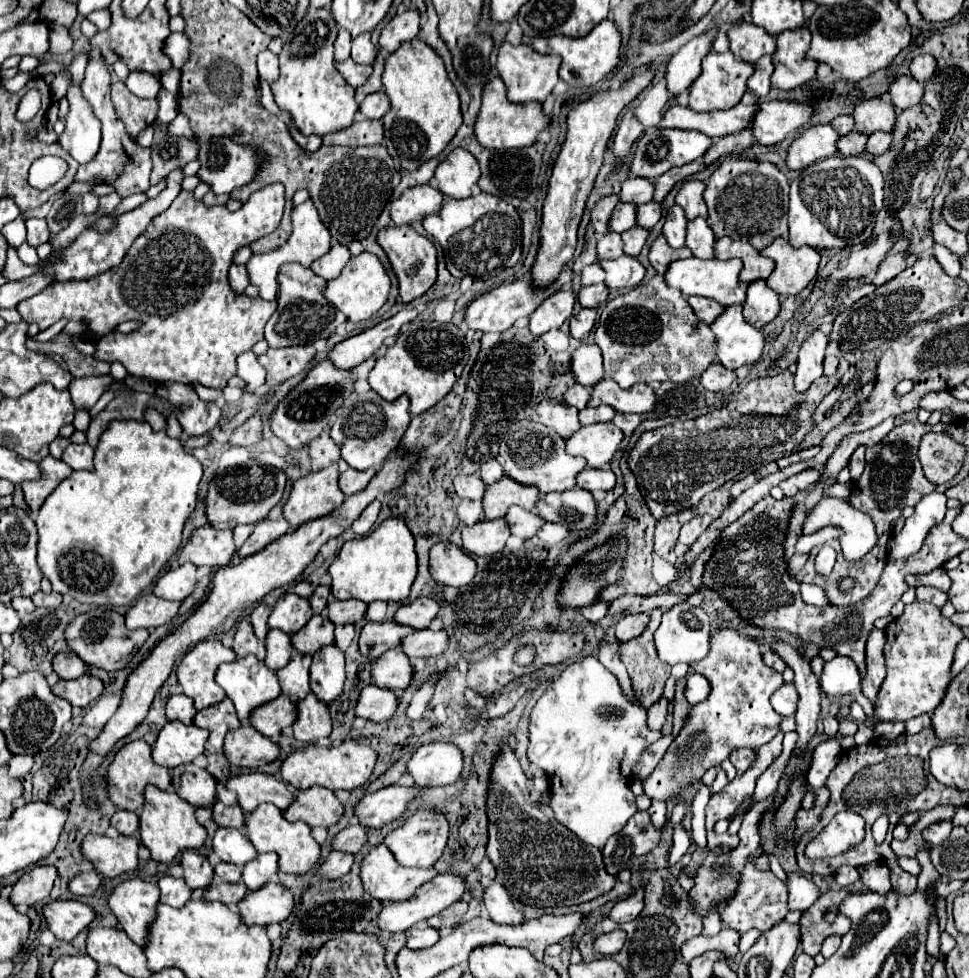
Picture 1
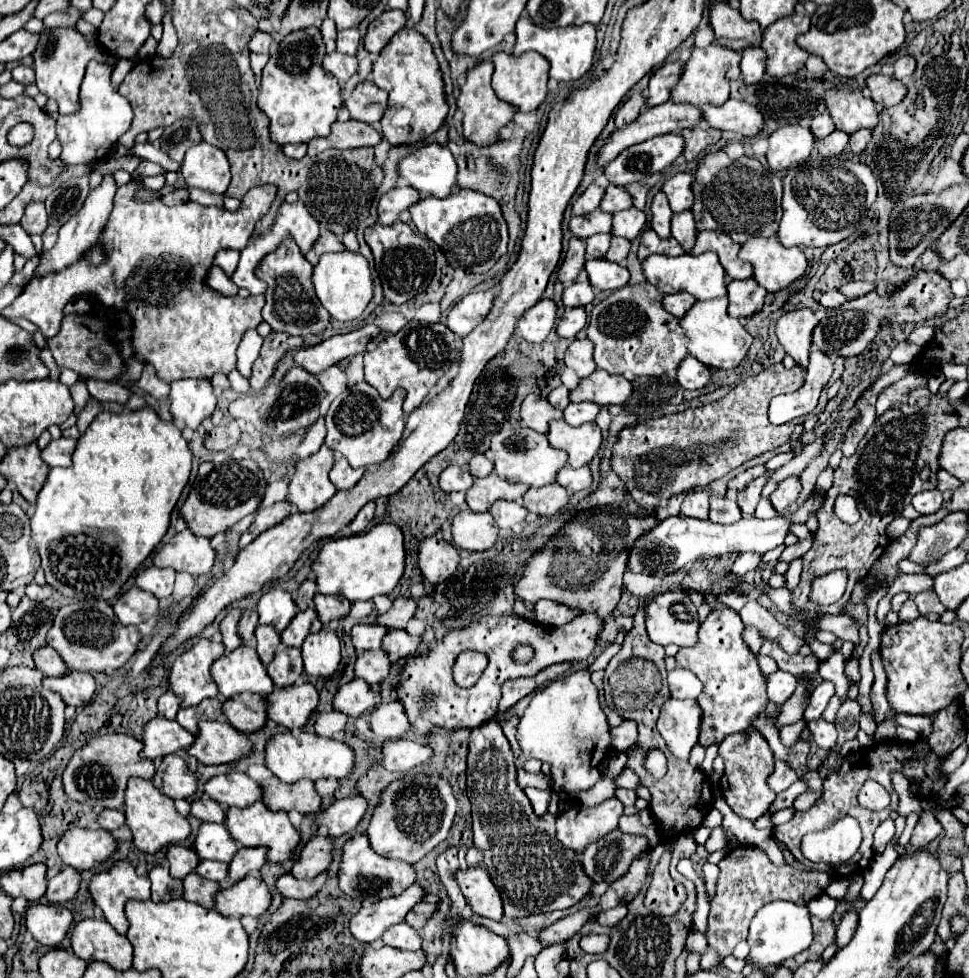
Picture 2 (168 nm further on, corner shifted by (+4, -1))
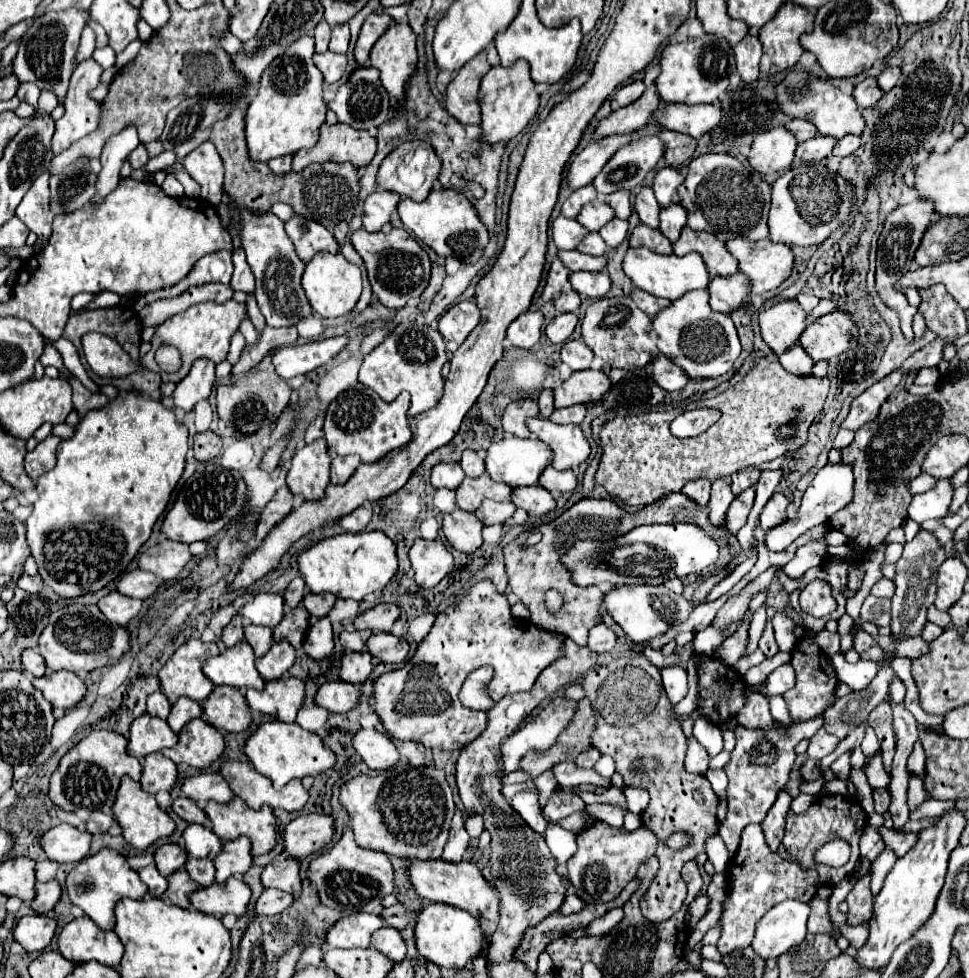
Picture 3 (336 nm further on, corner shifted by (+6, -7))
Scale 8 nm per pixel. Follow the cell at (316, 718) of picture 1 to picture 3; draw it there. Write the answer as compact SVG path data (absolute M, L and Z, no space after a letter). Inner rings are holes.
M286 674L282 680L266 682L266 688L262 692L258 690L246 690L246 702L252 710L258 710L262 714L268 714L280 722L292 724L296 720L298 710L304 702L304 682Z

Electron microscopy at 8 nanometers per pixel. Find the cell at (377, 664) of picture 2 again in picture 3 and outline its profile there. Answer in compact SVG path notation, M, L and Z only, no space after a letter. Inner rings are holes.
M350 652L350 654L344 654L342 660L340 660L340 678L344 682L350 682L350 684L364 684L372 670L374 670L374 660L370 656L370 652Z

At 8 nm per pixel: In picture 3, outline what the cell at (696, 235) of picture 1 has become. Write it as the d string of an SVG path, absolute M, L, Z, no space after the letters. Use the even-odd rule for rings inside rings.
M672 204L660 212L660 230L670 240L676 242L682 228L686 226L686 210L680 204Z

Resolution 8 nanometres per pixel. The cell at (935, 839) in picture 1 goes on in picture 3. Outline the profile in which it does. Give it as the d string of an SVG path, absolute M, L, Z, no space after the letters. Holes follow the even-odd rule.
M884 826L882 827L882 838L886 846L896 852L896 856L904 856L918 842L918 834L914 832L894 832Z

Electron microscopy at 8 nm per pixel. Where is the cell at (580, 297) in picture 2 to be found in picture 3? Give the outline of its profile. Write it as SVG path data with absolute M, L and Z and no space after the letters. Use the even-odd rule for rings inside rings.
M566 288L558 298L554 298L554 308L558 314L562 312L578 312L580 308L580 296L572 288Z

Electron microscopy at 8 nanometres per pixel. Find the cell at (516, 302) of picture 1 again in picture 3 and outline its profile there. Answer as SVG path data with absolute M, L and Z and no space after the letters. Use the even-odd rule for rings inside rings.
M474 300L458 302L450 310L446 310L440 318L440 334L446 340L454 340L456 344L462 344L466 336L478 326L480 312Z

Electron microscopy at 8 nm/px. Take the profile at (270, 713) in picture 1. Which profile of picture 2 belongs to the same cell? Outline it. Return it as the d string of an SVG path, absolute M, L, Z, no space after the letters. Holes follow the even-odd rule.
M234 694L224 700L222 712L226 720L240 732L256 732L266 722L266 702L260 694Z

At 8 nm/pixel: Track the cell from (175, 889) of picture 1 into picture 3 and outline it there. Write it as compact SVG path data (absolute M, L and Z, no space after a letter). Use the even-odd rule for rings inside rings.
M150 864L150 866L146 866L146 868L140 868L138 874L140 874L140 878L146 882L146 886L150 888L150 894L152 894L154 898L160 898L160 896L166 892L168 880L160 876L160 872L158 872L158 868L156 868L154 864Z

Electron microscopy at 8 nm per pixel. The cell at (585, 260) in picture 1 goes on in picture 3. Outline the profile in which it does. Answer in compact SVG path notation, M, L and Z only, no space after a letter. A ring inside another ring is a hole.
M554 258L554 260L552 260L552 266L550 266L550 272L548 272L546 288L544 288L544 292L542 292L542 300L546 302L546 300L556 298L556 296L562 292L564 284L568 282L568 276L570 276L570 270L562 264L562 260Z

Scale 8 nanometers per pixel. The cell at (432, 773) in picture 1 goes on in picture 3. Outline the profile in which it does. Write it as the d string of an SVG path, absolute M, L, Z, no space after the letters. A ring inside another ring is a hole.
M358 730L354 734L354 748L362 760L376 772L396 766L400 752L392 738L380 734L378 730Z

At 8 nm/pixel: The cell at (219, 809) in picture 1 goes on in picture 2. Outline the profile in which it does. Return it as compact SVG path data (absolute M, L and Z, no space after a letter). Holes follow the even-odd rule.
M208 796L192 800L190 808L190 814L202 822L224 822L224 808L218 802L212 802Z

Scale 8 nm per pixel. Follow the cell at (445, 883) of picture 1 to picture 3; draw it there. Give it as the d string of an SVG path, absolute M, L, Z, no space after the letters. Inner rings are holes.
M356 912L348 918L340 918L326 934L328 944L334 948L368 948L370 938L384 926L380 914Z

